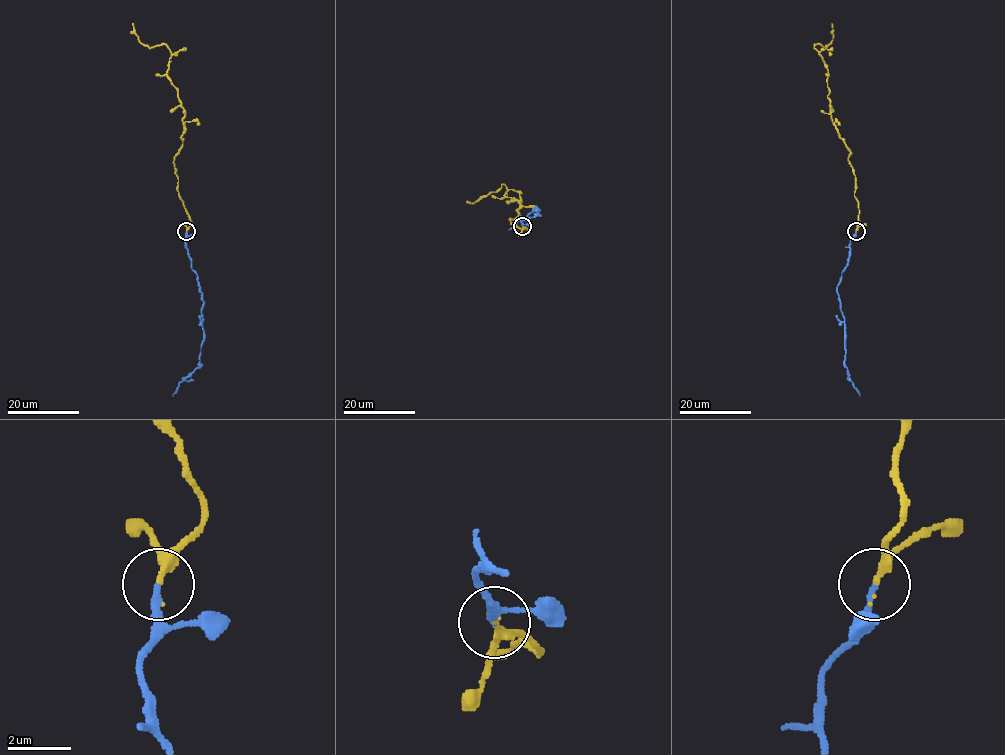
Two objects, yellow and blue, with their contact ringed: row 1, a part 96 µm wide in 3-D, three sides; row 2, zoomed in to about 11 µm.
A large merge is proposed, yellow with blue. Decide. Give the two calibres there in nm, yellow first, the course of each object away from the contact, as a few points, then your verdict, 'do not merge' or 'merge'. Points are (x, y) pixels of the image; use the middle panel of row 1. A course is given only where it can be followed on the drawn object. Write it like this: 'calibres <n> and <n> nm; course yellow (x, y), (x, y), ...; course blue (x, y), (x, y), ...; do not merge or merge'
calibres 190 and 200 nm; course yellow (522, 226), (510, 220), (519, 215), (520, 201), (502, 198), (503, 184), (468, 202); course blue (522, 226), (520, 220), (527, 218), (535, 207), (539, 210), (539, 215), (520, 218), (509, 229); merge

